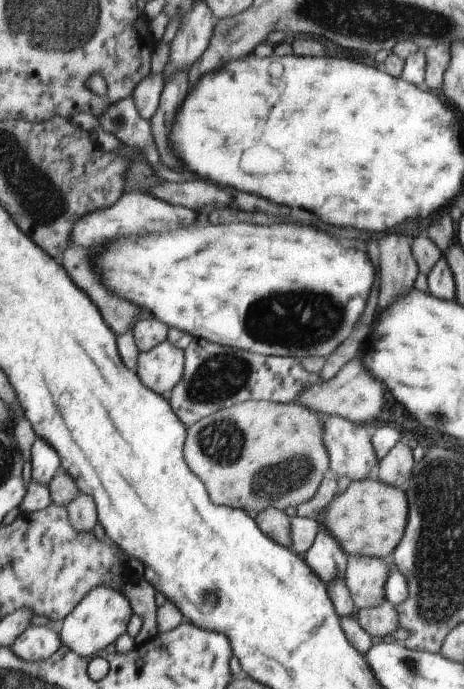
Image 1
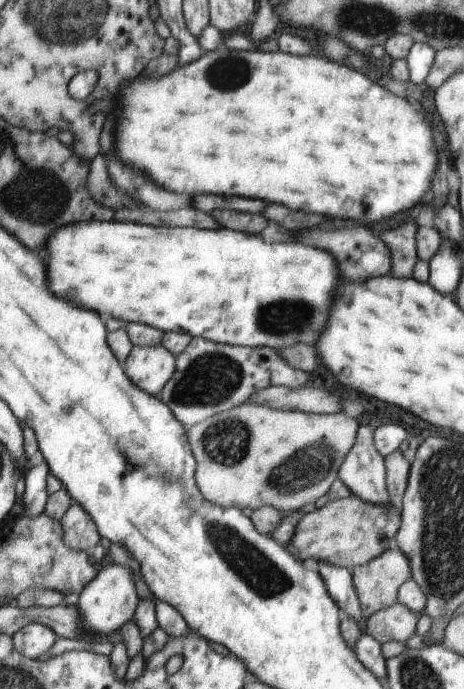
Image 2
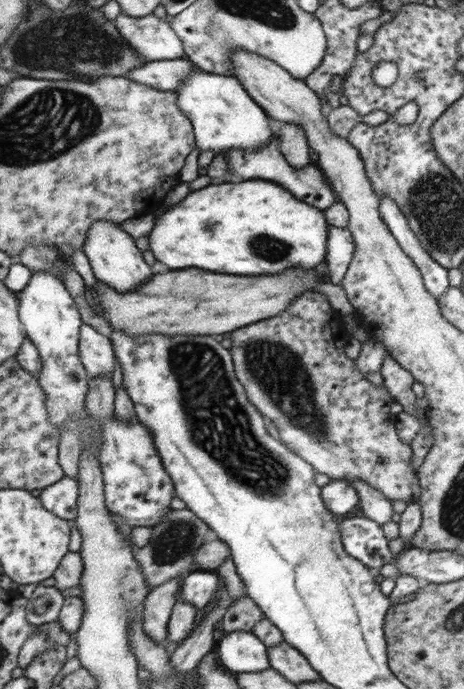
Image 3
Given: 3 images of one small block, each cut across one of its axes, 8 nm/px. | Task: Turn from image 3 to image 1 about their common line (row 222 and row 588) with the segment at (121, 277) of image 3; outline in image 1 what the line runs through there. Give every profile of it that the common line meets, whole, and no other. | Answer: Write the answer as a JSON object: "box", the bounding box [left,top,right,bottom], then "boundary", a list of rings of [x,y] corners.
{"box":[60,586,132,658],"boundary":[[[98,586],[96,590],[90,590],[87,597],[64,618],[64,626],[60,629],[60,635],[63,638],[64,646],[68,646],[76,654],[86,658],[94,657],[102,652],[102,648],[116,642],[126,632],[130,616],[132,616],[132,608],[130,608],[128,598],[122,592],[118,592],[110,586]]]}

